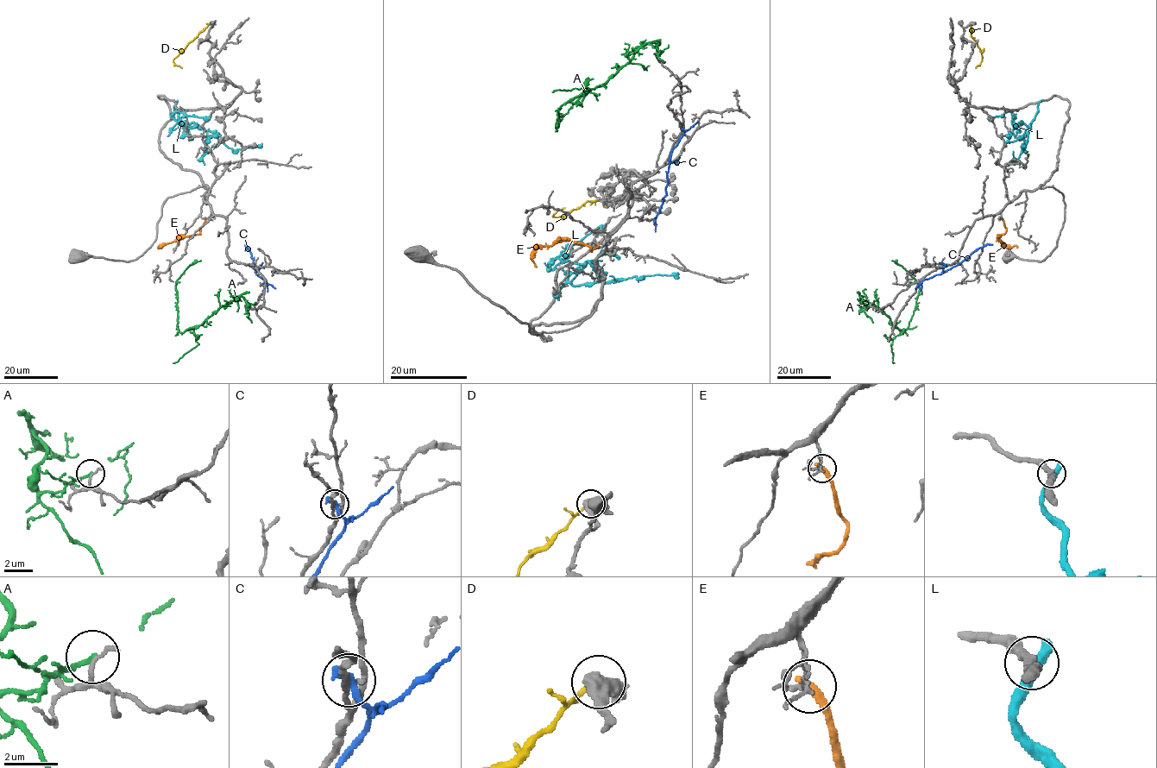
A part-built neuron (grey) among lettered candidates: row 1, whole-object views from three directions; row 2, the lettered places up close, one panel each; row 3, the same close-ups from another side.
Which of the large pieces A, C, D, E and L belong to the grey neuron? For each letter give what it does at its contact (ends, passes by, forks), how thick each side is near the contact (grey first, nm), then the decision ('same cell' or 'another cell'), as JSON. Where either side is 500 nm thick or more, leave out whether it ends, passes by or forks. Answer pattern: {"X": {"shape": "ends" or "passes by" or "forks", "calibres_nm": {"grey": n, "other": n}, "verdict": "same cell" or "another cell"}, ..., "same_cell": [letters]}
{"A": {"shape": "ends", "calibres_nm": {"grey": 170, "other": 180}, "verdict": "another cell"}, "C": {"shape": "ends", "calibres_nm": {"grey": 240, "other": 400}, "verdict": "another cell"}, "D": {"calibres_nm": {"grey": 650, "other": 170}, "verdict": "another cell"}, "E": {"shape": "ends", "calibres_nm": {"grey": 160, "other": 360}, "verdict": "another cell"}, "L": {"shape": "passes by", "calibres_nm": {"grey": 360, "other": 340}, "verdict": "another cell"}, "same_cell": []}

